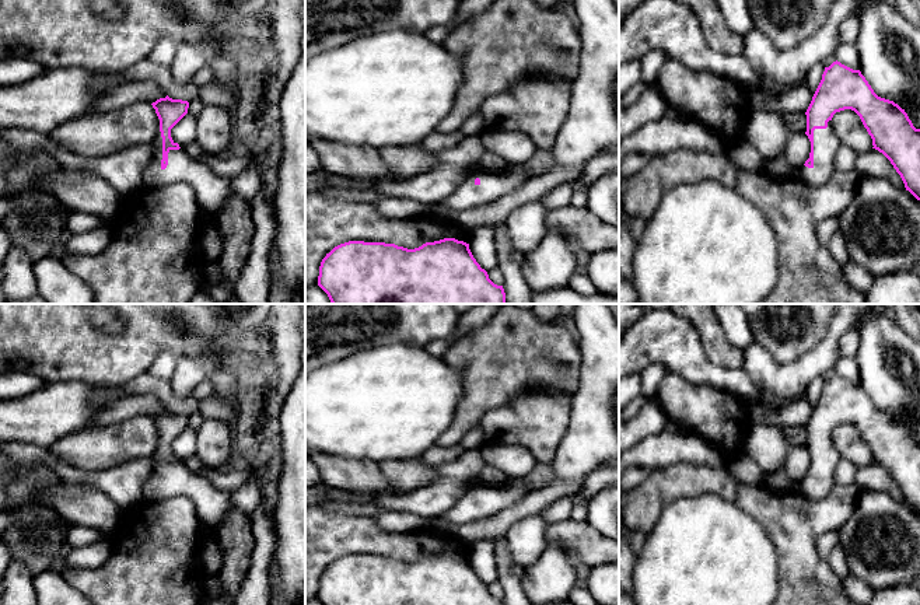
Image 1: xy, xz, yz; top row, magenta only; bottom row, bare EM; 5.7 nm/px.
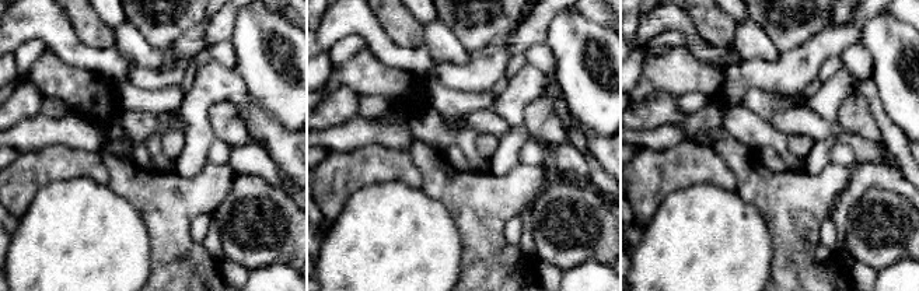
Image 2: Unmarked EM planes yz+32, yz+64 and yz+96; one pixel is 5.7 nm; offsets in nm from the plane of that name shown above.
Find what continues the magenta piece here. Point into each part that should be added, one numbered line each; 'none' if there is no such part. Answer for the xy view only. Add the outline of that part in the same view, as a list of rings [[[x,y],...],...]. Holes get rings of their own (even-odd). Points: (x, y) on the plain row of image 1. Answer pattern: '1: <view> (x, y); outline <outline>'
1: xy (212, 504); outline [[[158,444],[154,452],[155,466],[147,479],[141,500],[161,501],[176,494],[188,496],[196,510],[200,521],[214,529],[221,517],[235,508],[231,493],[218,490],[206,478],[193,473],[182,462],[169,464],[168,479],[161,482],[162,451]]]

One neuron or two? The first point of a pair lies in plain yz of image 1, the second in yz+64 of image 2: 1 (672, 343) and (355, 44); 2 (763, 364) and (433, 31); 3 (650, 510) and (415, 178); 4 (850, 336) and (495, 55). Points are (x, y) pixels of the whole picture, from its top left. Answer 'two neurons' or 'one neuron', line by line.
1: two neurons
2: one neuron
3: one neuron
4: one neuron

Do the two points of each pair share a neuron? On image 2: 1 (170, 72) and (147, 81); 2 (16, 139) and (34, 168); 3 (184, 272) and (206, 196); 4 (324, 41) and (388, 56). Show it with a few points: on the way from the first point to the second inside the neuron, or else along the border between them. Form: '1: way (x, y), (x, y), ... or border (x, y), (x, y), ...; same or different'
1: way (164, 77), (153, 79); same
2: border (56, 143), (21, 153); different
3: way (182, 253), (182, 220), (188, 214); same
4: way (341, 27), (362, 27), (374, 39); same

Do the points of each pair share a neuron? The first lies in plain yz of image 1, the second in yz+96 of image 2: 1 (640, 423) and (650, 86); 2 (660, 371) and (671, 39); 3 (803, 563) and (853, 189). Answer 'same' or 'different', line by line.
1: different
2: same
3: different

